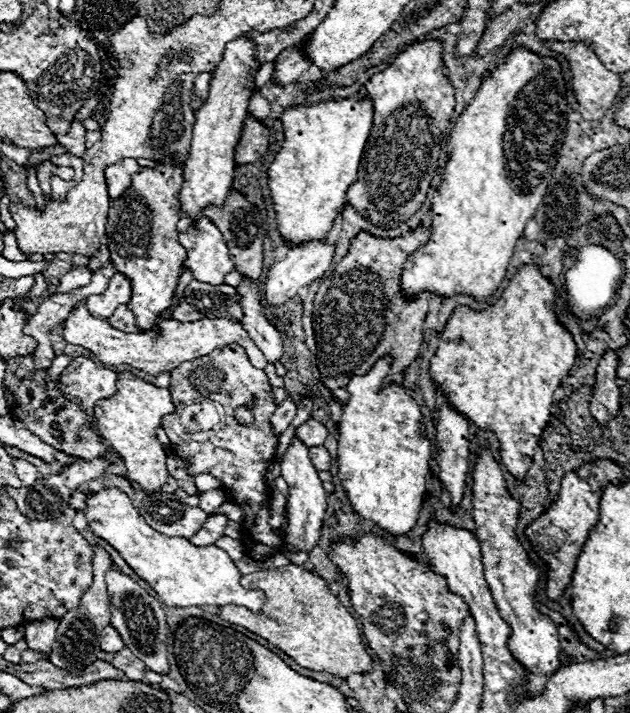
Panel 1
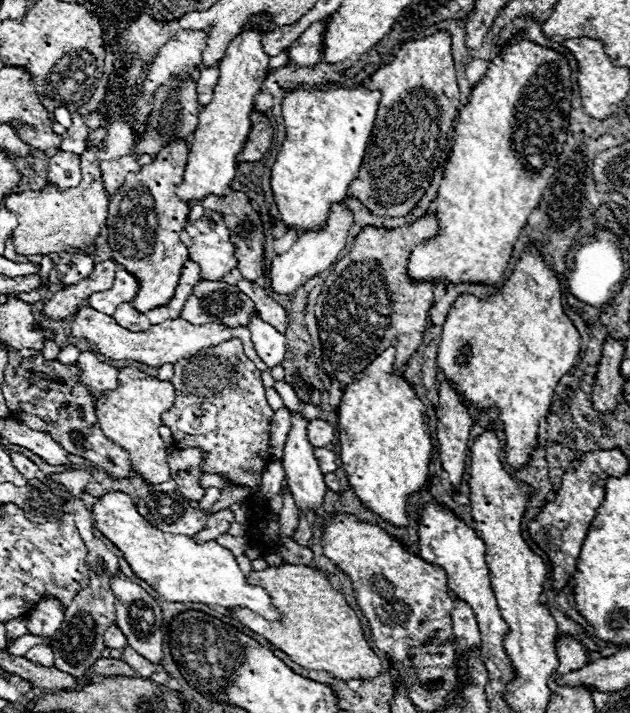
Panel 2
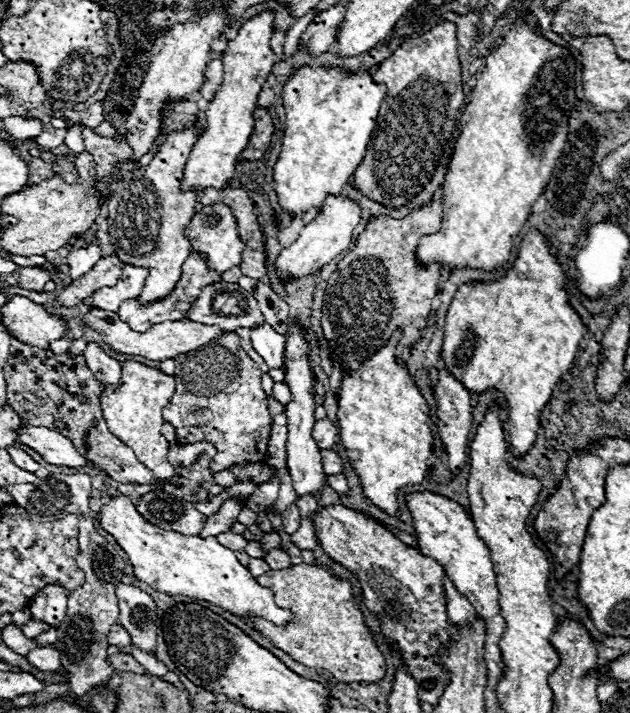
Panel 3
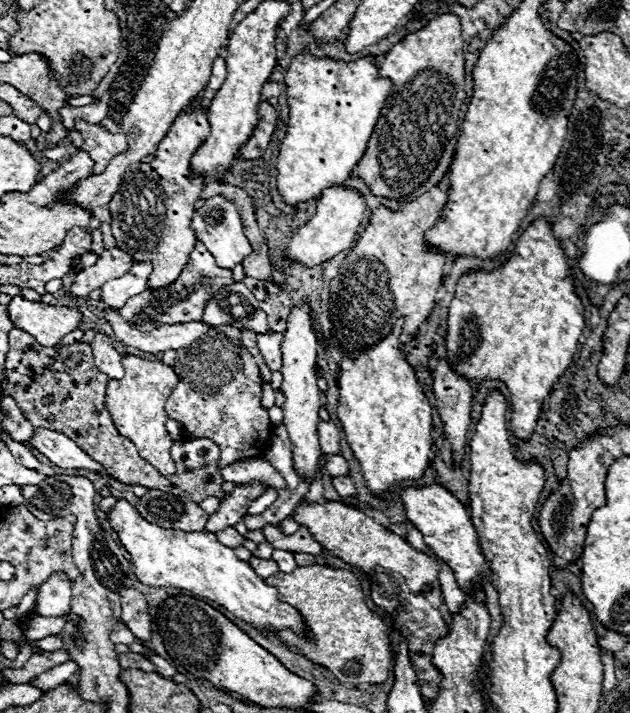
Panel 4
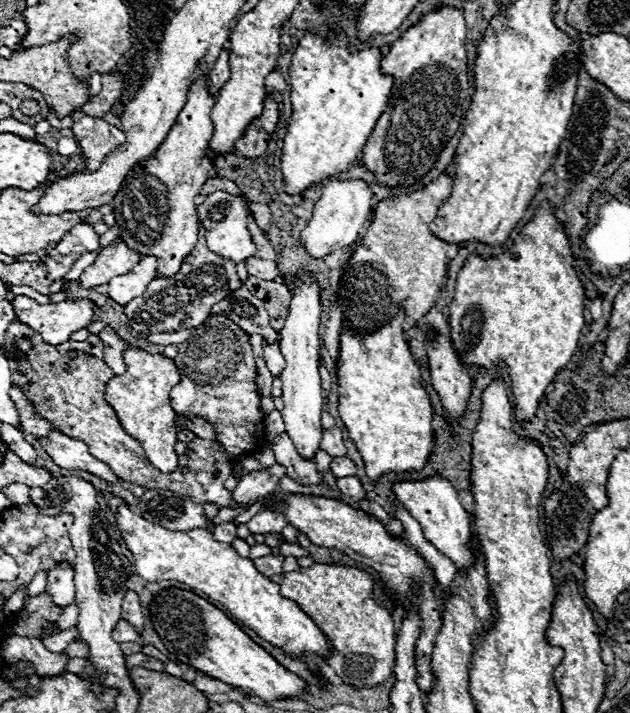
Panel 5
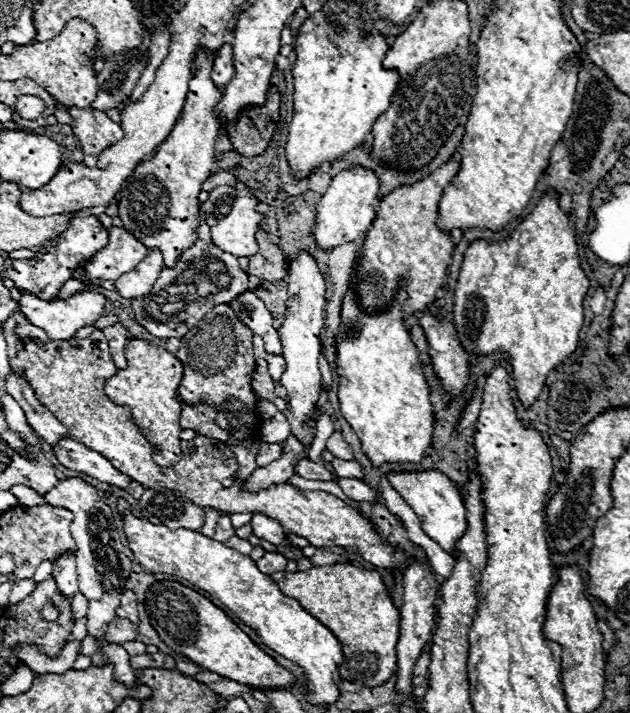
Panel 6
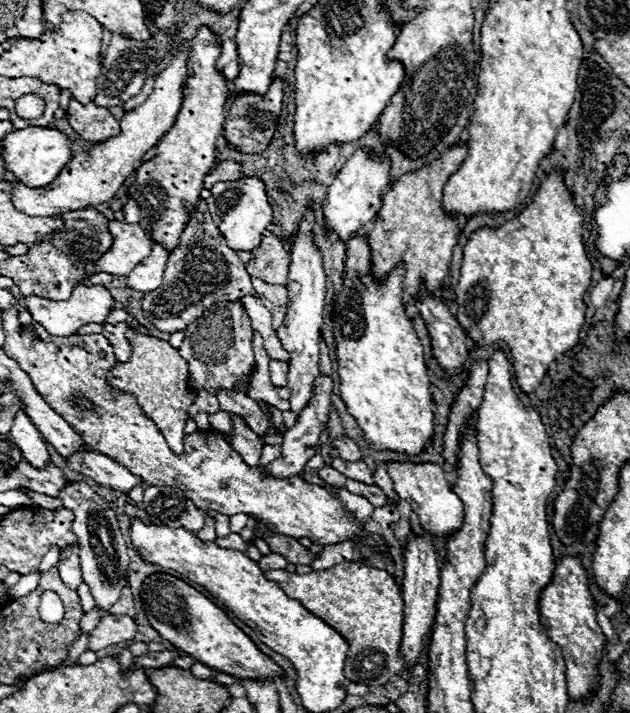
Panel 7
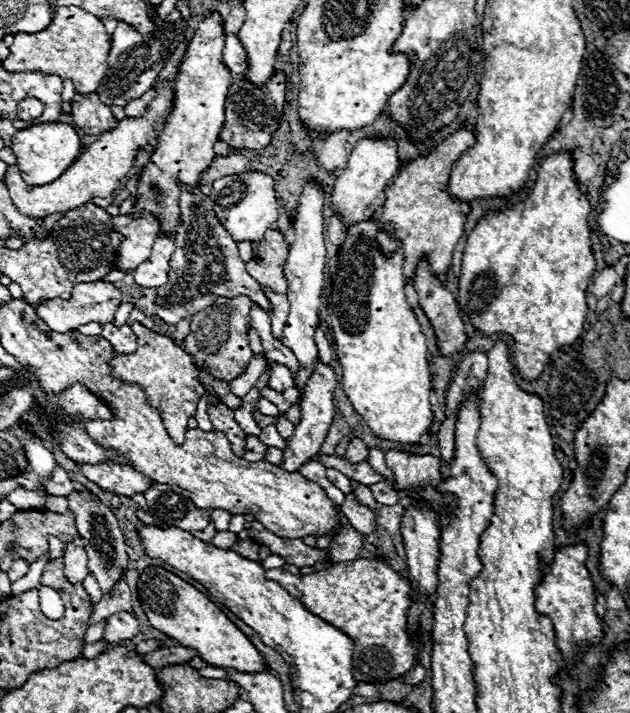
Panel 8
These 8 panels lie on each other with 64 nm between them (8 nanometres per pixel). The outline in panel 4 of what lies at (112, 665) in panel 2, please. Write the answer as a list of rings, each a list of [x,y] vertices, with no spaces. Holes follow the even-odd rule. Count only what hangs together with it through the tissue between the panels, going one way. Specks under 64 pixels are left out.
[[[126,652],[126,654],[118,654],[118,662],[122,666],[122,670],[128,670],[128,668],[138,668],[142,672],[154,672],[154,666],[144,660],[140,654],[134,654],[134,652]]]

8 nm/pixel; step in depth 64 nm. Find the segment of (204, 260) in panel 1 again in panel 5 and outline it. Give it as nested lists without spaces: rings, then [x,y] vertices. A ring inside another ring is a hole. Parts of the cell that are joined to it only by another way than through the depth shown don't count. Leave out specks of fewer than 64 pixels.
[[[214,192],[206,198],[204,204],[198,206],[198,224],[206,230],[206,244],[214,254],[220,254],[232,262],[242,262],[248,256],[256,254],[256,246],[248,232],[248,216],[246,204],[242,198],[236,198],[226,192]]]

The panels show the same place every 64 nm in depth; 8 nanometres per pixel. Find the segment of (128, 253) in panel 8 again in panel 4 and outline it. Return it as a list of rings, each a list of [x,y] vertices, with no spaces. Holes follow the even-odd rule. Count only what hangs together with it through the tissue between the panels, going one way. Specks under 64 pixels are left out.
[[[118,248],[104,250],[102,258],[98,258],[94,266],[86,268],[84,272],[80,272],[76,276],[76,280],[68,288],[68,292],[74,298],[84,298],[92,290],[102,288],[112,278],[120,278],[122,274],[126,274],[132,268],[132,264],[134,264],[132,258],[128,254],[124,254],[122,250],[118,250]]]

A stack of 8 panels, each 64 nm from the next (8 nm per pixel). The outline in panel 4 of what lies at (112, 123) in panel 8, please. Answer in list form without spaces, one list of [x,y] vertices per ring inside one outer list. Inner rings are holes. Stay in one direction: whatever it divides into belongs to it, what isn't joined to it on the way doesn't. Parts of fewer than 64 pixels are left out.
[[[76,120],[74,130],[82,134],[84,140],[82,148],[94,160],[94,174],[104,172],[108,162],[116,154],[128,150],[126,134],[108,134],[100,124],[86,124],[84,120]]]

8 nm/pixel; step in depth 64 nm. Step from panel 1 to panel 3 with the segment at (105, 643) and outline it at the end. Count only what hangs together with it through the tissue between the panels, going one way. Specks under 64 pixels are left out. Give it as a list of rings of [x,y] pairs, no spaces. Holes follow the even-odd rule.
[[[117,623],[111,627],[107,635],[107,641],[109,645],[115,646],[128,646],[128,644],[132,644],[132,642],[130,642],[130,634]]]

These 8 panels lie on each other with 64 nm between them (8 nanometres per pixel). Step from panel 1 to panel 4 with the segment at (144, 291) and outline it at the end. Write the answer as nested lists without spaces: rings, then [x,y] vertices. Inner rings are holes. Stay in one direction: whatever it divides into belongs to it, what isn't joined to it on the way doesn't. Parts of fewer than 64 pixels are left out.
[[[192,100],[188,110],[176,118],[176,122],[170,126],[168,134],[162,138],[162,142],[154,154],[154,160],[150,164],[138,162],[134,166],[130,166],[126,170],[122,182],[120,182],[120,190],[116,190],[116,194],[112,196],[112,202],[108,202],[110,216],[112,216],[110,226],[112,226],[112,234],[116,238],[116,246],[120,250],[124,250],[126,254],[132,254],[134,262],[152,262],[154,270],[148,278],[148,288],[152,288],[152,290],[166,288],[172,282],[176,282],[184,264],[188,262],[190,252],[196,246],[196,238],[194,238],[190,224],[192,224],[192,218],[196,214],[194,202],[200,198],[204,180],[202,178],[190,178],[188,174],[190,174],[190,156],[204,142],[204,138],[208,138],[206,110],[200,108],[200,104],[196,100]]]

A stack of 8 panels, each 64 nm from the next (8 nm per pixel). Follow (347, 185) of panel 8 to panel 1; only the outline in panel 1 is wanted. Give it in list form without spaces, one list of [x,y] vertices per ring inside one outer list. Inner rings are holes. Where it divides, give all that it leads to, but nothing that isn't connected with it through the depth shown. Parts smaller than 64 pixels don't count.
[[[308,242],[304,246],[294,246],[284,260],[276,262],[270,268],[268,280],[264,284],[264,300],[270,308],[278,308],[284,302],[288,302],[290,298],[294,298],[304,286],[310,286],[314,280],[322,278],[324,272],[330,268],[334,256],[334,246],[330,246],[328,242]]]

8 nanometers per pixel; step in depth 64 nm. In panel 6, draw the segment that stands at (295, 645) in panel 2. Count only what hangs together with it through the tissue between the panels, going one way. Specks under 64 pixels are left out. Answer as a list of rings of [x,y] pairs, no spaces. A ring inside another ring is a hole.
[[[334,564],[312,566],[306,572],[276,572],[272,578],[276,578],[276,584],[284,594],[296,598],[308,614],[318,618],[330,632],[334,632],[336,640],[342,642],[344,660],[340,662],[338,672],[344,680],[374,688],[394,674],[398,662],[396,642],[400,618],[378,572],[356,568],[352,564]]]

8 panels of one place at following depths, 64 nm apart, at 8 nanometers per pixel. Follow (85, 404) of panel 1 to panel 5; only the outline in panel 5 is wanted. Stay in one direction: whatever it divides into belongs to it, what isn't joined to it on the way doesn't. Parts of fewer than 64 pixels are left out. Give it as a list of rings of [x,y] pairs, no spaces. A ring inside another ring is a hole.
[[[102,330],[98,336],[104,344],[104,362],[112,368],[112,372],[116,376],[124,374],[126,372],[126,364],[124,364],[124,348],[126,346],[124,346],[124,340],[114,330],[112,332]]]

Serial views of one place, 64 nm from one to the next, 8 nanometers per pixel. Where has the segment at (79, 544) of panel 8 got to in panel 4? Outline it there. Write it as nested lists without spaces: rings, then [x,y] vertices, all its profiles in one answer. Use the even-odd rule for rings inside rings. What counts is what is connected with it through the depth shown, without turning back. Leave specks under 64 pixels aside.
[[[64,574],[50,576],[38,590],[36,596],[36,612],[44,618],[58,618],[68,614],[72,598],[72,584]]]

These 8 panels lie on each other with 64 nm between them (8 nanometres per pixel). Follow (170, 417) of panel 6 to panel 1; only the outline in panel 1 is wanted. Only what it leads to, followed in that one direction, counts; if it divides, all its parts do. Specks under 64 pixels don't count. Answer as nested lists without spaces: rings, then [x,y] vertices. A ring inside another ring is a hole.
[[[130,372],[118,374],[116,394],[110,400],[96,402],[96,406],[94,406],[94,424],[98,428],[98,434],[122,458],[122,462],[126,466],[126,478],[130,482],[136,482],[146,494],[154,494],[154,492],[158,492],[166,484],[166,476],[168,476],[168,470],[166,470],[166,454],[164,454],[162,444],[156,440],[156,430],[160,428],[162,416],[172,414],[172,412],[174,412],[174,404],[172,404],[172,398],[170,398],[168,388],[156,388],[152,384],[146,384],[142,380],[136,380],[136,376],[130,374]]]

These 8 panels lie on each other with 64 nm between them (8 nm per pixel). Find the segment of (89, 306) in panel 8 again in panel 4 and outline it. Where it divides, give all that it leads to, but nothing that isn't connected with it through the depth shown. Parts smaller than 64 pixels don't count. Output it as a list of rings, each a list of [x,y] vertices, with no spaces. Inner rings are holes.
[[[14,296],[10,300],[8,314],[16,328],[34,336],[42,346],[56,346],[80,324],[80,312],[76,308],[38,304],[24,296]]]

